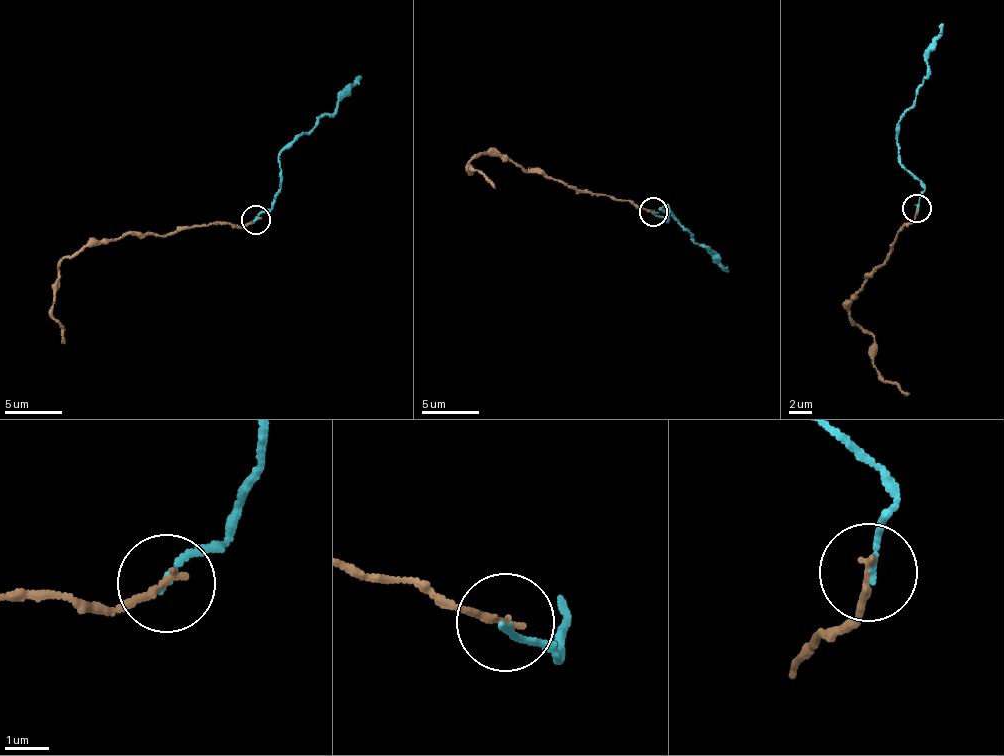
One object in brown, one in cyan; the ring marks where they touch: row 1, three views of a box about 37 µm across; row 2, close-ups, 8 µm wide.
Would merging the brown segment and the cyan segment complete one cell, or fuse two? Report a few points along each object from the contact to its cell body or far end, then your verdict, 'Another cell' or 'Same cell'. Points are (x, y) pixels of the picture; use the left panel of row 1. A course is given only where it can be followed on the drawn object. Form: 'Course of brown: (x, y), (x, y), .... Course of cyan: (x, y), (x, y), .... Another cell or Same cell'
Course of brown: (256, 220), (82, 245), (57, 272), (52, 315), (64, 343). Course of cyan: (256, 220), (272, 206), (280, 177), (280, 152), (322, 116), (336, 109), (347, 88), (362, 76). Another cell

